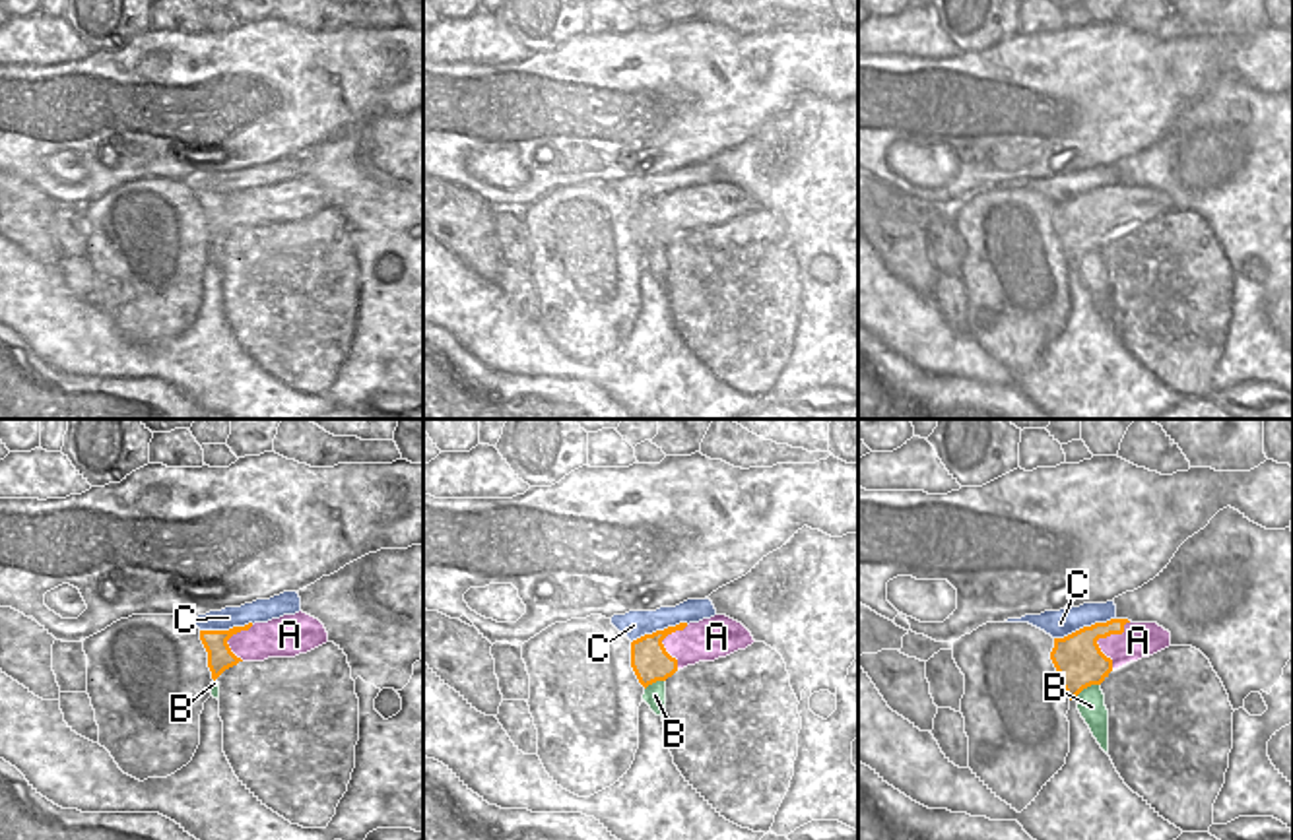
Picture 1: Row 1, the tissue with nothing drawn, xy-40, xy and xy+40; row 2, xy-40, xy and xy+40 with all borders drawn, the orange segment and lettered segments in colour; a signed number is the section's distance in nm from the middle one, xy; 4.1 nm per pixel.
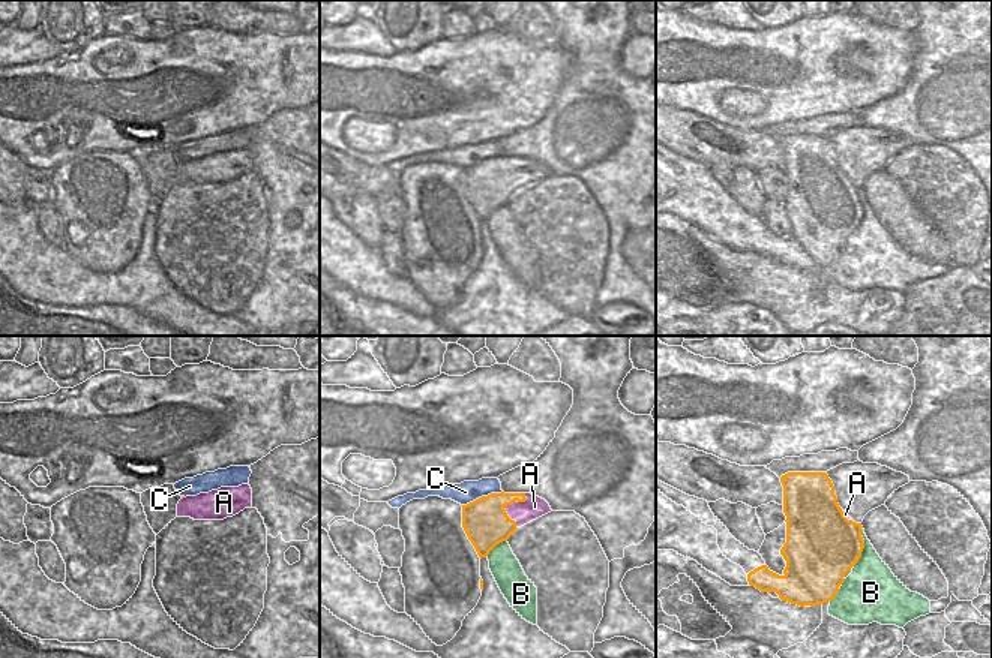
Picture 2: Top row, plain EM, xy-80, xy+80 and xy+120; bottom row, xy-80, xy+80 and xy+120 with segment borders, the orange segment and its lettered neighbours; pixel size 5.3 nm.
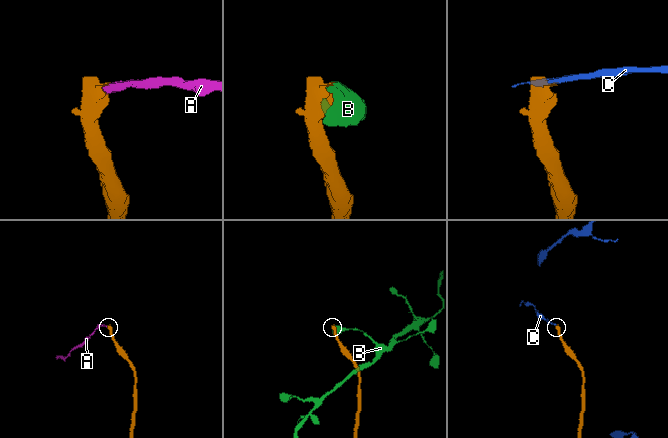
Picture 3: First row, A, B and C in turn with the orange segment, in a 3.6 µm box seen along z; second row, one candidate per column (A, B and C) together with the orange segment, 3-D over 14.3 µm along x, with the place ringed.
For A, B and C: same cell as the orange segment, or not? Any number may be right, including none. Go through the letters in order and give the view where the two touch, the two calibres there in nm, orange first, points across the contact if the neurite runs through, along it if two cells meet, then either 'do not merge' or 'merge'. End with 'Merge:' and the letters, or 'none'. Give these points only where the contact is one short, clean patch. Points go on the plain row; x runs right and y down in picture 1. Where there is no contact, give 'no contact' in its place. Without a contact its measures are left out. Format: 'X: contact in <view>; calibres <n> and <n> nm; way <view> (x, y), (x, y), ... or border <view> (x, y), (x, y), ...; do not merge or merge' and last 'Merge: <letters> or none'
A: contact in xy+40; calibres 200 and 150 nm; border xy+40 (1130, 187), (1121, 198), (1097, 206), (1111, 233); do not merge
B: contact in xy+40; calibres 200 and 110 nm; do not merge
C: contact in xy+40; calibres 200 and 110 nm; border xy+40 (1115, 183), (1084, 191), (1055, 204); do not merge
Merge: none

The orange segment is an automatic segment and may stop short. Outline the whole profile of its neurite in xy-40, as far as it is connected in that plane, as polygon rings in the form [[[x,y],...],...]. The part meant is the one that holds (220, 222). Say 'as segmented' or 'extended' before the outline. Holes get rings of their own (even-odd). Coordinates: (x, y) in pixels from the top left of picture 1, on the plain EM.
extended; [[[132,180],[83,206],[99,310],[124,339],[167,343],[192,326],[212,248],[243,227],[227,206],[250,192],[200,196],[182,180]]]

